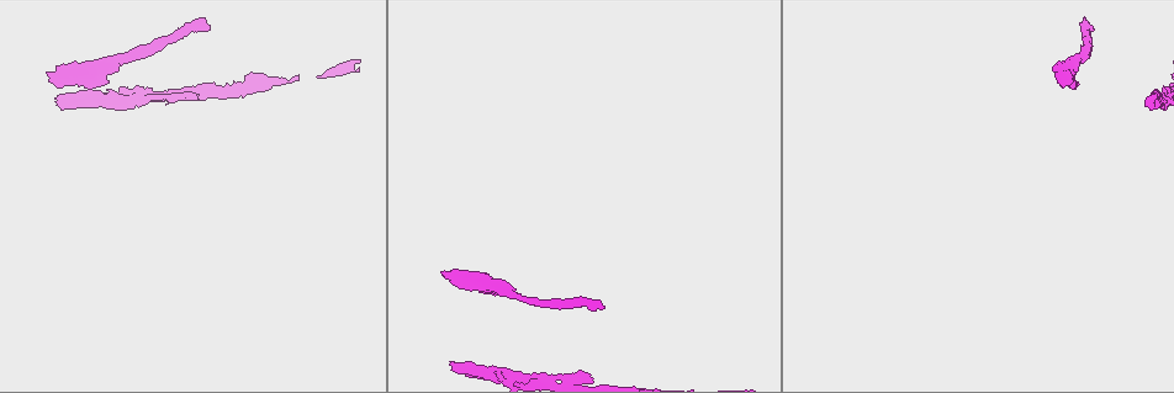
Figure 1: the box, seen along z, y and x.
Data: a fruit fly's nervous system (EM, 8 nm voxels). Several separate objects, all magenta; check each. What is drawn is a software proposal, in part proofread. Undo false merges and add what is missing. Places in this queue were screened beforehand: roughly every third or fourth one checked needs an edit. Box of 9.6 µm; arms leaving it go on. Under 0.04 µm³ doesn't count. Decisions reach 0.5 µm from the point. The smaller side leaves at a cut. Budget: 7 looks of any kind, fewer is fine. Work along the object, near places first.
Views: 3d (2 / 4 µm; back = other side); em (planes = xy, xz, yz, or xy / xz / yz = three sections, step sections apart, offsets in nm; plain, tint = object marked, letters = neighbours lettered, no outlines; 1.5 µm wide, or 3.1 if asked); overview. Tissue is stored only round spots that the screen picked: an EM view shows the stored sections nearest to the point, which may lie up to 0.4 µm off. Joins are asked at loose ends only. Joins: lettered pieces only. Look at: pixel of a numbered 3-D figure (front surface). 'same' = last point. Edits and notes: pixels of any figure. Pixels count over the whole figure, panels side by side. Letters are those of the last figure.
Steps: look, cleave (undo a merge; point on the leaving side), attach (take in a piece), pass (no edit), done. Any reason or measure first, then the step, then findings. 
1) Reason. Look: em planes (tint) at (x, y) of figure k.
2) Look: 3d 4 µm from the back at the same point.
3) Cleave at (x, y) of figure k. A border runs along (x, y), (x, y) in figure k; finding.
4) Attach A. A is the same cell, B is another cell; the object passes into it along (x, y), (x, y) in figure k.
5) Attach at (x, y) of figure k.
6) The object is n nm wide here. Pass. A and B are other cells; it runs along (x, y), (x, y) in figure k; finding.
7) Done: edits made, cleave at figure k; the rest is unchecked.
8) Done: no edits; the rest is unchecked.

Tapers out. Look: 3d 4 µm at (210, 27) of figure 1.

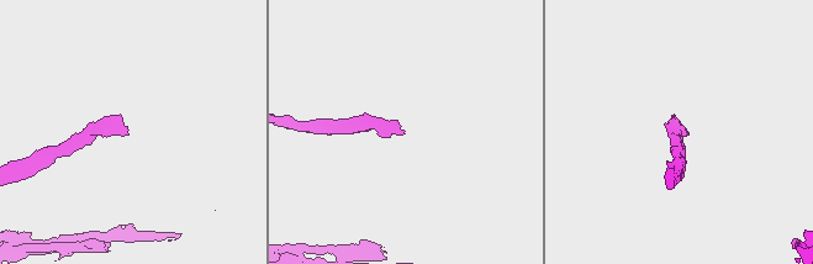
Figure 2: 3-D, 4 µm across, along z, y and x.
Shape alone is not enough. Look: em xz step 4 (letters) at (686, 132) of figure 2.

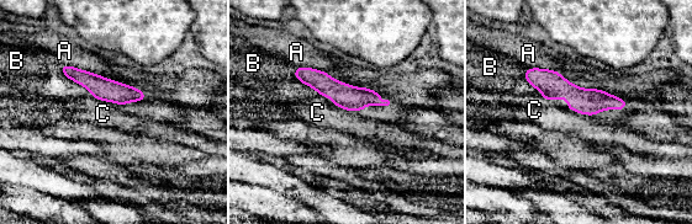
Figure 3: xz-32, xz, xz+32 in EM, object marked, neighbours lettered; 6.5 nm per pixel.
Look: em planes (letters) at the same point.

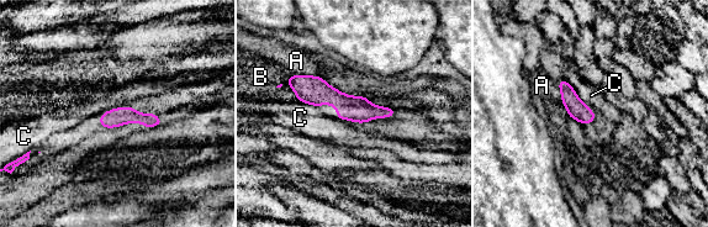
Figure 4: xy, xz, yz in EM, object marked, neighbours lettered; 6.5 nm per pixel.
Pass. A, B and C are other cells; none of them fits.

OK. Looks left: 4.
Sudden change in width. Look: em planes (plain) at (1077, 62) of figure 1.

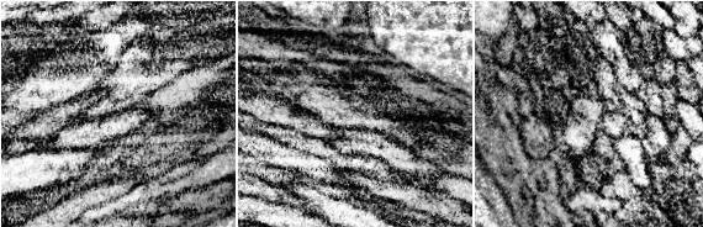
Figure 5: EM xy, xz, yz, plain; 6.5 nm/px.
See the neighbours. Look: em planes (letters) at the same point.

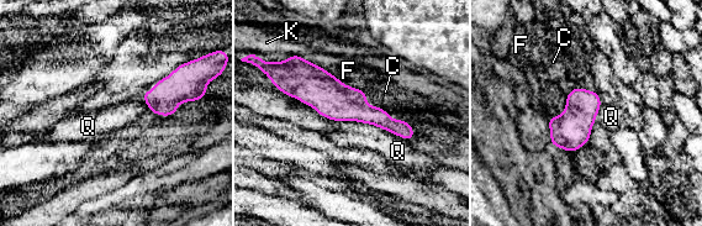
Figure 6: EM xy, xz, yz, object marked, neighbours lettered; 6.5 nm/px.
Pass. C, F, K and Q are other cells; one cell here.

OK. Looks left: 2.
Long arm stops here. Look: 3d 4 µm from the back at (453, 364) of figure 1.

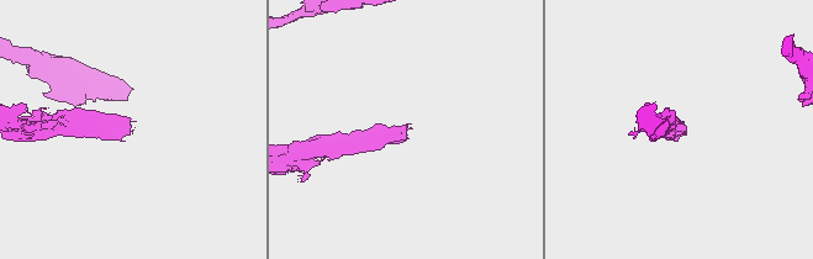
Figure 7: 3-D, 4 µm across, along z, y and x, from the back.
Look: em planes (letters) at (686, 133) of figure 7.

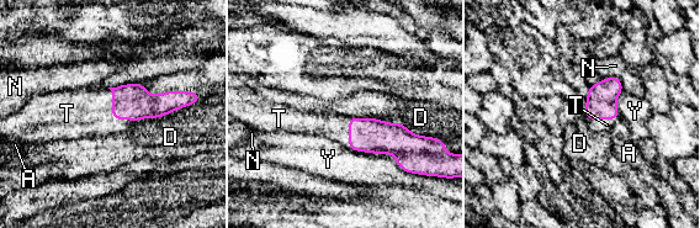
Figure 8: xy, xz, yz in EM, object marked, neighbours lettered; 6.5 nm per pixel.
The object is 180 nm wide here; the longest contact is with D, 420 nm. Attach T. T is the same cell, A, D, N and Y are other cells; the cell continues.

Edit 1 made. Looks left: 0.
Done: edits made, attach at figure 8; the rest is unchecked.

